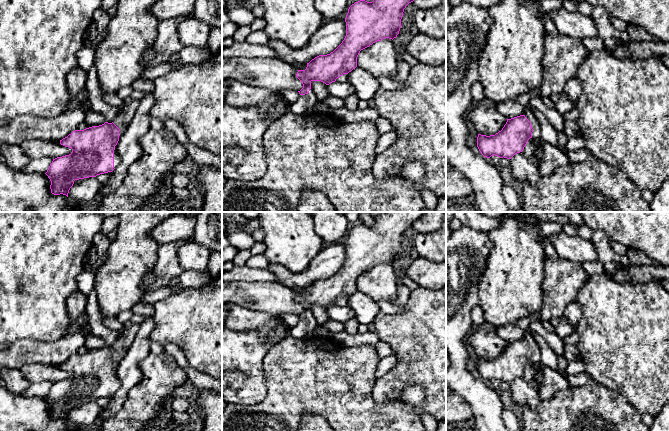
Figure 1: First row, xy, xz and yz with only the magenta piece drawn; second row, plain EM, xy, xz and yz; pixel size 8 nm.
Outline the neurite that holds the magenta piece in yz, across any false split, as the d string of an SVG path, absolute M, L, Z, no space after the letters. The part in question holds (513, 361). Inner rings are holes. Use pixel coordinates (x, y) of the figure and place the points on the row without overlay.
M528 330L523 339L507 343L502 354L495 359L478 358L477 371L484 381L495 379L511 383L524 374L530 362L536 367L541 365L539 346Z

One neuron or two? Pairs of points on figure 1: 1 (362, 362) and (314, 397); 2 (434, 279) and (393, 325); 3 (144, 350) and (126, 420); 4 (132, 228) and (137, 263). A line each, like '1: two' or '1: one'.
1: one
2: two
3: two
4: one

